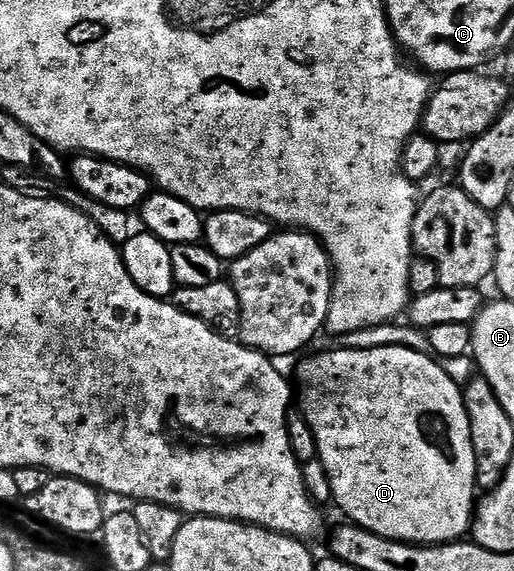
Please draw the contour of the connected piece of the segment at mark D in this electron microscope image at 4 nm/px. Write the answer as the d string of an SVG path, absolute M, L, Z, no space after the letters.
M376 345L373 349L328 349L325 353L316 353L313 357L306 358L297 367L295 384L298 386L299 412L304 414L314 431L316 456L322 467L326 467L326 475L330 475L335 508L340 508L351 524L360 525L374 535L382 535L395 541L408 541L411 545L446 545L450 541L459 541L469 536L474 506L478 501L476 460L474 443L470 443L470 419L466 415L461 386L454 379L450 379L439 360L433 359L427 352L424 353L407 349L404 345Z

